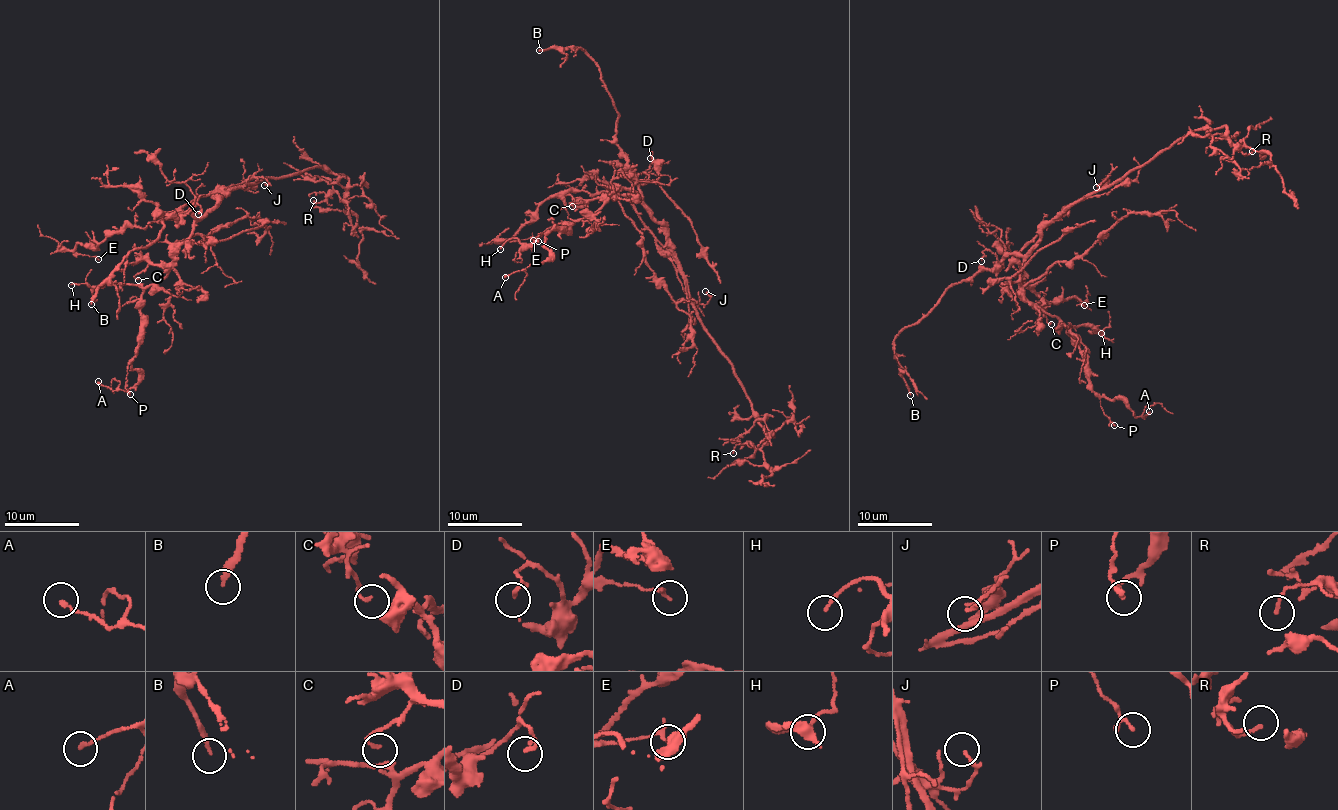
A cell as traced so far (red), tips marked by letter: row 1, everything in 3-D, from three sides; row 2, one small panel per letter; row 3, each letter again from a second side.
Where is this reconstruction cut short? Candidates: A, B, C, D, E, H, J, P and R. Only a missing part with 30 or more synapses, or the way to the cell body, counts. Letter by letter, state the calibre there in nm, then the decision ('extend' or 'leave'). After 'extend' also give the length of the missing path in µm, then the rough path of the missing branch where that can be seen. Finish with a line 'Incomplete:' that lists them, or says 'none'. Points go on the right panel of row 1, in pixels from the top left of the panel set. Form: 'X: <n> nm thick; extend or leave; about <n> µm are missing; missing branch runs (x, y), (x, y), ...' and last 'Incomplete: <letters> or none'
A: 160 nm thick; leave
B: 190 nm thick; extend; about 60 µm are missing
C: 130 nm thick; leave
D: 110 nm thick; leave
E: 160 nm thick; leave
H: 140 nm thick; leave
J: 150 nm thick; leave
P: 110 nm thick; leave
R: 150 nm thick; leave
Incomplete: B

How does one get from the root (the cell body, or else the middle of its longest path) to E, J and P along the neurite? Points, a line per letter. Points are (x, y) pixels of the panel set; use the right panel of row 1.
E: (1064, 208), (1026, 242), (1018, 258), (1023, 277), (1040, 297), (1058, 303), (1078, 298), (1084, 305)
J: (1064, 208), (1096, 193), (1108, 178), (1096, 187)
P: (1064, 208), (1043, 228), (1023, 265), (1022, 293), (1073, 334), (1089, 387), (1114, 425)

